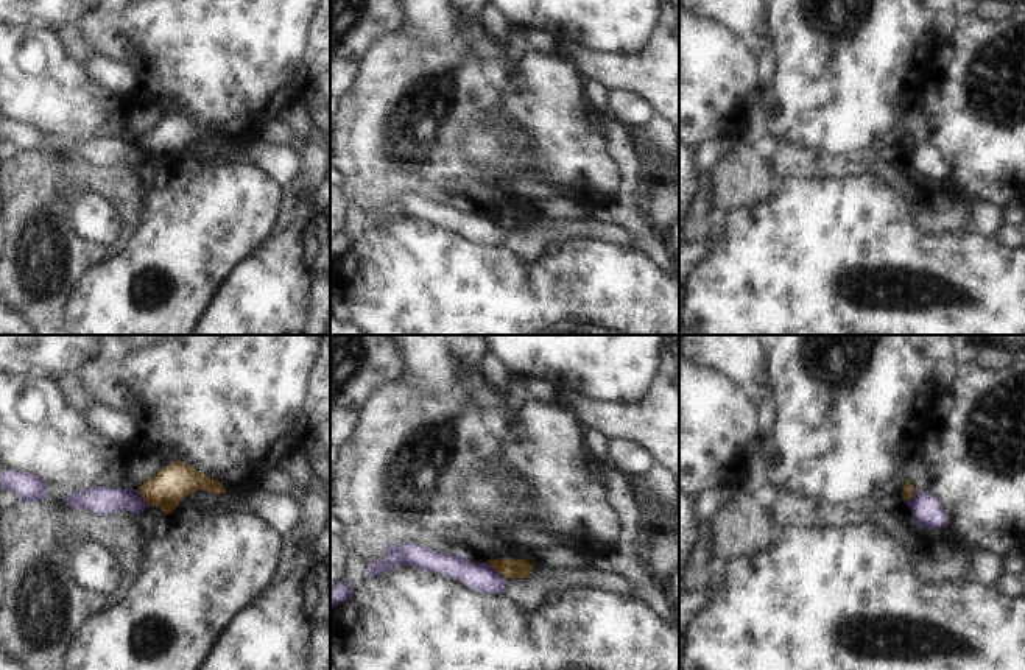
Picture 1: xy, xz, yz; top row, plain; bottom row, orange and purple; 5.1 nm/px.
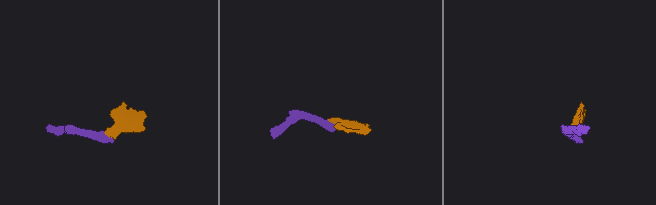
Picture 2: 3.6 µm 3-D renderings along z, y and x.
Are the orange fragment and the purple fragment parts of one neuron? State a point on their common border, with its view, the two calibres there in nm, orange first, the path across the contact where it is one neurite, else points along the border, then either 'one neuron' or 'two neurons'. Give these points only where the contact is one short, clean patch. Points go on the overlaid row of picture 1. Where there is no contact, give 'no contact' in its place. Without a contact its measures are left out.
xz (497, 571) | 100/150 nm | along xz (488, 560), (507, 578) | two neurons

